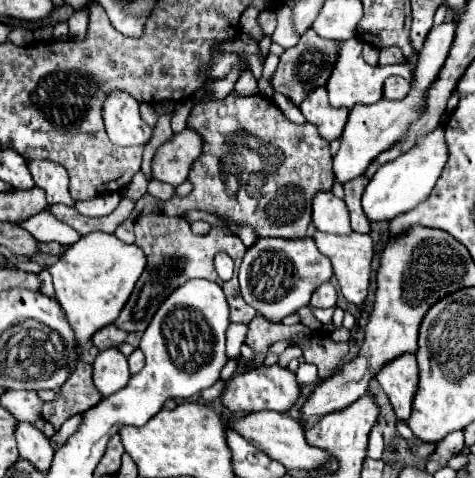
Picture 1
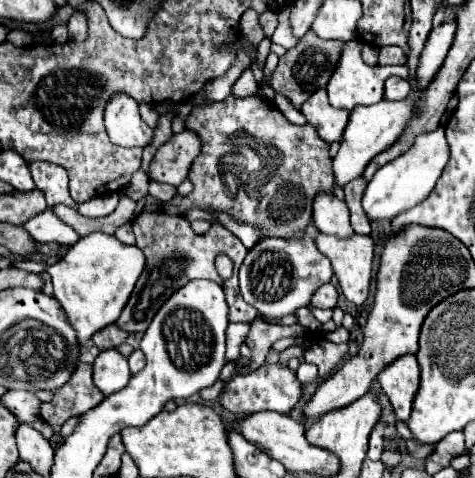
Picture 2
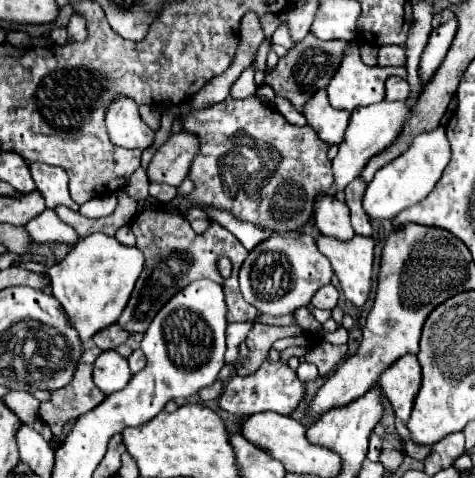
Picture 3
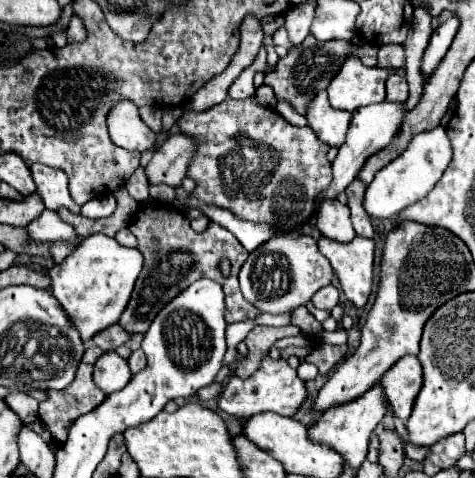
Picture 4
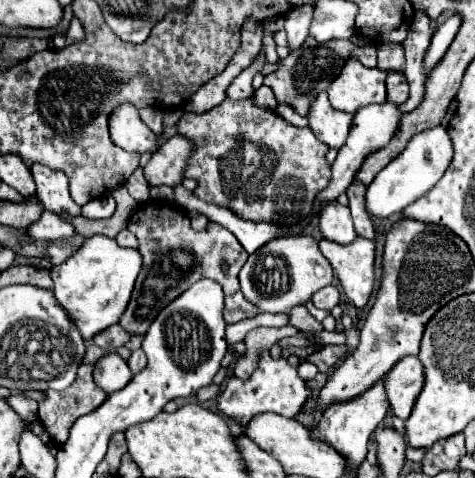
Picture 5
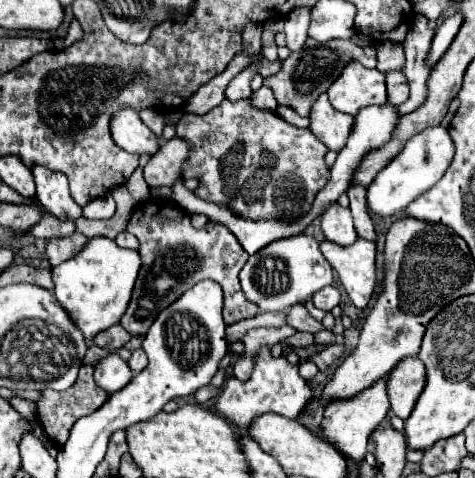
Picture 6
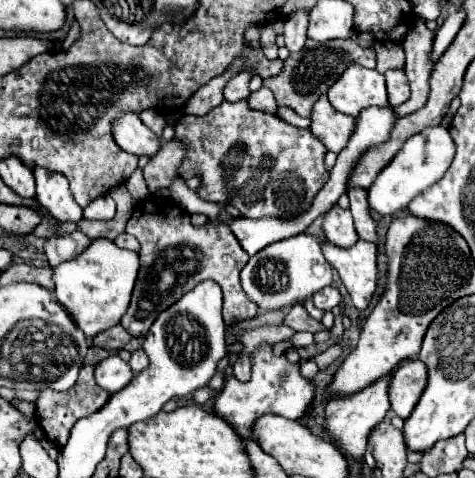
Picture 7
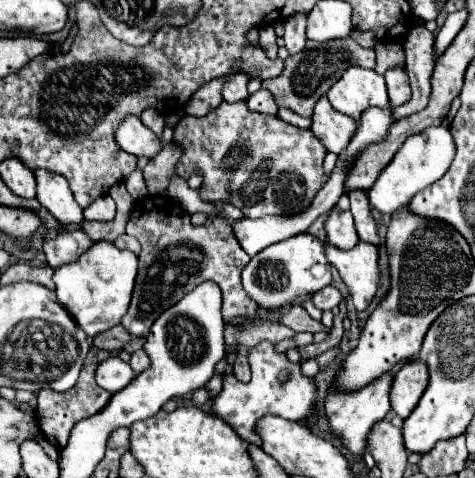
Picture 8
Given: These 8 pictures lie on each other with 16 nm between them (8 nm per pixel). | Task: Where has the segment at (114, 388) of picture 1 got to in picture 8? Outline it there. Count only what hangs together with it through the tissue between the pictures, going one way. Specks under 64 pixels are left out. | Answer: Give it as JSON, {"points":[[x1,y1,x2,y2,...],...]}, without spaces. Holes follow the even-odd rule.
{"points":[[112,356,112,358,104,360,98,366,98,370,96,370,96,382,98,382,98,386,108,390,108,392,112,392,112,394,120,392,122,388,126,388,132,382,134,376,136,374,132,372,130,364,122,362,118,356]]}

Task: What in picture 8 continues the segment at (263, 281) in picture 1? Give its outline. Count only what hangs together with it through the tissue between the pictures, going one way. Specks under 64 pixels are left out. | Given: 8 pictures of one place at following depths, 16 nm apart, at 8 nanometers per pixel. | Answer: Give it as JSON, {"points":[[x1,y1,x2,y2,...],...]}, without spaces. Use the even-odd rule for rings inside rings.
{"points":[[298,234,294,238,288,238,280,244,264,248,264,252,258,252,248,268,242,272,244,290,252,294,252,300,262,310,274,310,284,304,290,304,296,300,296,296,306,296,322,290,332,282,332,266,326,260,322,242,312,234]]}

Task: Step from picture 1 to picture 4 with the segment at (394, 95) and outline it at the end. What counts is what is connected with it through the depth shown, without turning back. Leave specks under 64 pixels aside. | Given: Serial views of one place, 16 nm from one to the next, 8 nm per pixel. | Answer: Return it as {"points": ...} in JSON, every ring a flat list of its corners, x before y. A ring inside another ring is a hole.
{"points":[[390,74,386,78,386,100,388,102,406,102,408,82,400,74]]}

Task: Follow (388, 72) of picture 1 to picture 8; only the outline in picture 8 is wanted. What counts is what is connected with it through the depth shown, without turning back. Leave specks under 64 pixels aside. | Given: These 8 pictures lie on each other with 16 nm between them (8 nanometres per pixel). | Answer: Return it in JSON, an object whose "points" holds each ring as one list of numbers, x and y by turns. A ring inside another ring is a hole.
{"points":[[348,68,348,72,328,90,330,104,360,122,364,110,378,106,390,108,386,84,380,74,366,68]]}

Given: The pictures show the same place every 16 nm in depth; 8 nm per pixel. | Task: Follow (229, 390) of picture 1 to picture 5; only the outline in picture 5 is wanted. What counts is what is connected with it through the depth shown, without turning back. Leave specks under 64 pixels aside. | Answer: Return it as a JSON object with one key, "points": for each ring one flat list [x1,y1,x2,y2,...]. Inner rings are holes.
{"points":[[262,350,260,358,258,358,258,366,246,382,236,376,228,376,224,388,218,396,216,408,222,414,226,414,228,418,236,420,244,432,248,422,254,416,264,414,264,412,274,412,274,414,280,414,286,418,296,418,296,414,300,412,300,408,304,406,304,402,308,398,310,398,310,388,298,376,298,370,294,366,290,366,286,358,272,358,268,350]]}

